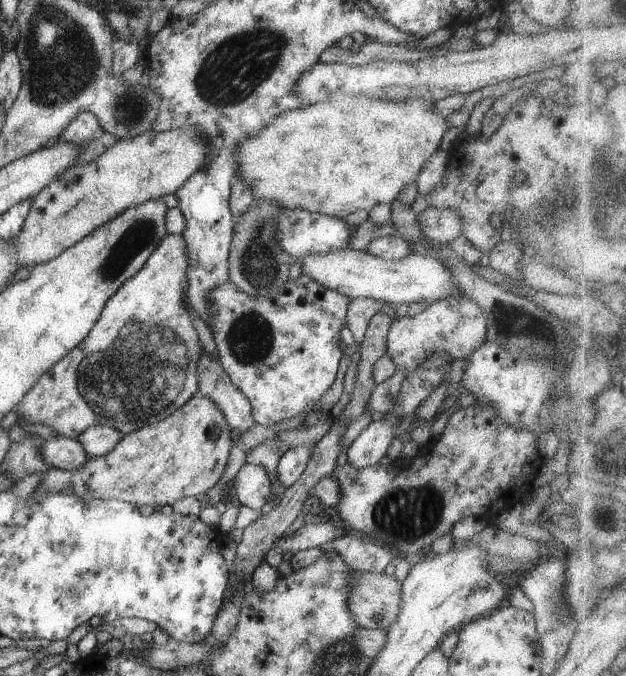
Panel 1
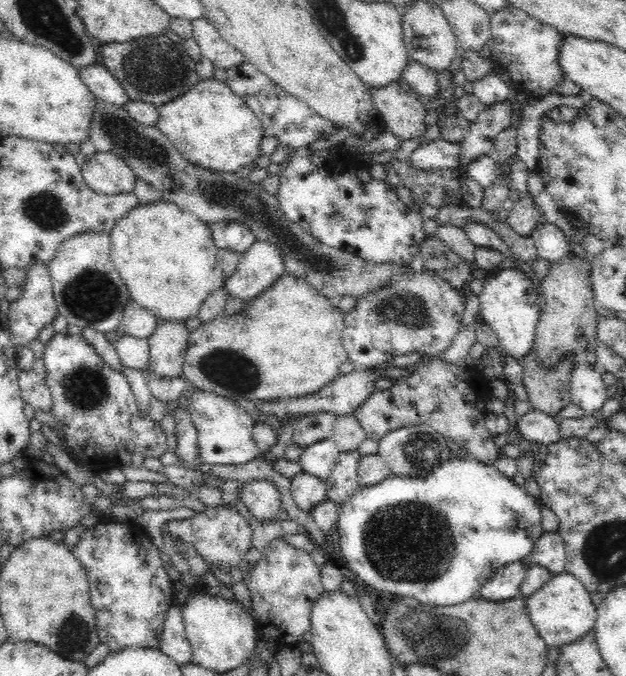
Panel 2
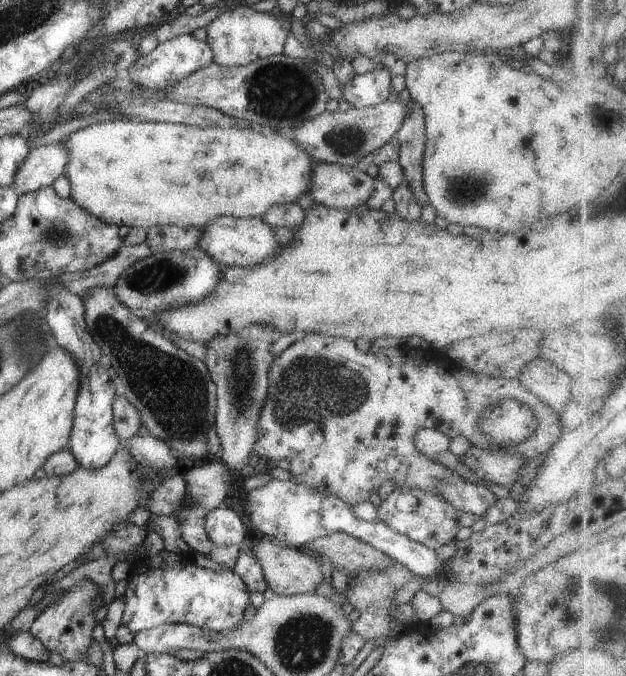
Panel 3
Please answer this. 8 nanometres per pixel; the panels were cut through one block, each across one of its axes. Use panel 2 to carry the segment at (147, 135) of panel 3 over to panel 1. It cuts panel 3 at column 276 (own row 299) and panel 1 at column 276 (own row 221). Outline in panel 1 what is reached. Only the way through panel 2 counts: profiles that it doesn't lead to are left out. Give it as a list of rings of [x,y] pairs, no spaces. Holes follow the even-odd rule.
[[[335,95],[324,103],[280,114],[260,134],[242,142],[237,147],[237,176],[250,184],[256,200],[268,198],[284,209],[304,209],[345,220],[358,210],[370,212],[385,203],[392,206],[406,186],[418,181],[424,164],[454,133],[433,102],[421,97],[385,100]]]

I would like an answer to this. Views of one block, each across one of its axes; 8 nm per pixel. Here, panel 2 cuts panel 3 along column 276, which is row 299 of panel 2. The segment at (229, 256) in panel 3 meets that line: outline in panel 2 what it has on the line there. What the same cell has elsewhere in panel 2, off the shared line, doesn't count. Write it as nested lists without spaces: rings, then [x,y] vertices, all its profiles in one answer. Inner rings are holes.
[[[256,240],[241,254],[237,270],[225,280],[228,296],[240,298],[245,304],[266,292],[284,275],[282,250],[268,240]]]

